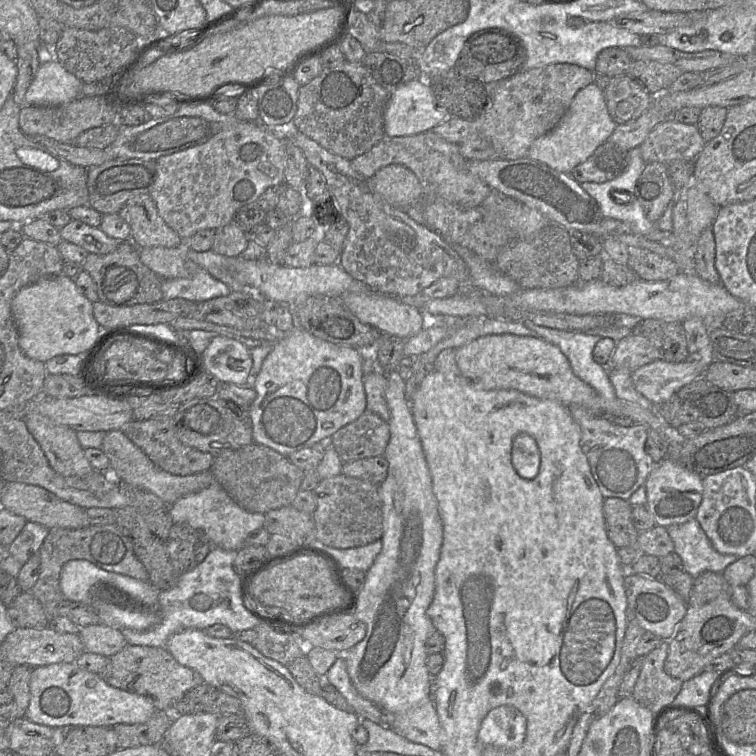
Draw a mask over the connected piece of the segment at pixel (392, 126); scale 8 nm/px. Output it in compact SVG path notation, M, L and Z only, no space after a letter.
M412 80L389 95L384 112L384 133L386 136L410 136L423 133L441 124L449 116L446 109L440 107L426 80Z

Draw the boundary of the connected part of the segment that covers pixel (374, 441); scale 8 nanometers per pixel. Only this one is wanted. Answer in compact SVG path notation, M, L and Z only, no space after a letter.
M370 411L337 430L329 439L342 462L382 456L390 439L387 421Z

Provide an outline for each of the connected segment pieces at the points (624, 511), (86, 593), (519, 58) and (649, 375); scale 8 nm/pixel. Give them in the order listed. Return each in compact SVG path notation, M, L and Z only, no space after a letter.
M617 497L605 498L603 513L608 538L615 547L636 546L639 532L632 523L632 506L627 500Z
M74 559L63 566L60 589L65 599L91 606L99 617L99 623L107 626L142 631L160 621L160 591L149 581L103 570L87 560Z
M489 28L481 30L465 41L455 63L455 72L466 79L477 79L491 83L509 78L524 69L526 50L520 38L504 29Z
M657 359L631 373L635 389L655 406L673 399L685 385L704 377L701 366L689 361L670 363Z

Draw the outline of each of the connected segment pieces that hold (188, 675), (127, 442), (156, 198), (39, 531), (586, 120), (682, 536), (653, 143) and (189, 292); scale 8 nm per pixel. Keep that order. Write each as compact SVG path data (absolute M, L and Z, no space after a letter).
M127 645L120 652L109 658L109 663L105 671L99 675L101 675L110 686L146 696L151 699L156 711L170 711L172 715L174 705L188 691L204 683L197 671L179 664L165 647Z
M121 430L108 431L103 440L101 450L110 460L111 473L116 479L155 494L169 506L182 497L208 488L216 481L210 470L188 476L173 475L162 470Z
M237 122L217 133L207 142L191 147L179 152L162 156L156 160L157 177L150 191L150 195L158 209L159 214L164 221L175 231L182 239L187 239L196 232L204 229L216 229L228 223L231 223L236 211L244 205L255 202L258 197L271 186L279 186L284 183L285 168L285 148L284 141L263 127L260 122Z
M27 521L15 540L6 548L6 553L21 564L25 564L32 555L38 553L49 529L45 526Z
M593 82L577 92L559 123L530 145L526 157L543 162L556 171L569 174L598 146L608 140L616 126L609 114L604 91Z
M696 518L670 525L666 530L674 543L674 552L682 560L684 571L694 579L706 571L723 573L739 559L716 551Z
M672 118L656 126L639 145L642 159L647 163L695 161L706 142L697 125L684 124Z
M199 266L191 277L162 279L163 300L182 298L194 302L203 302L227 296L231 292L228 285Z

